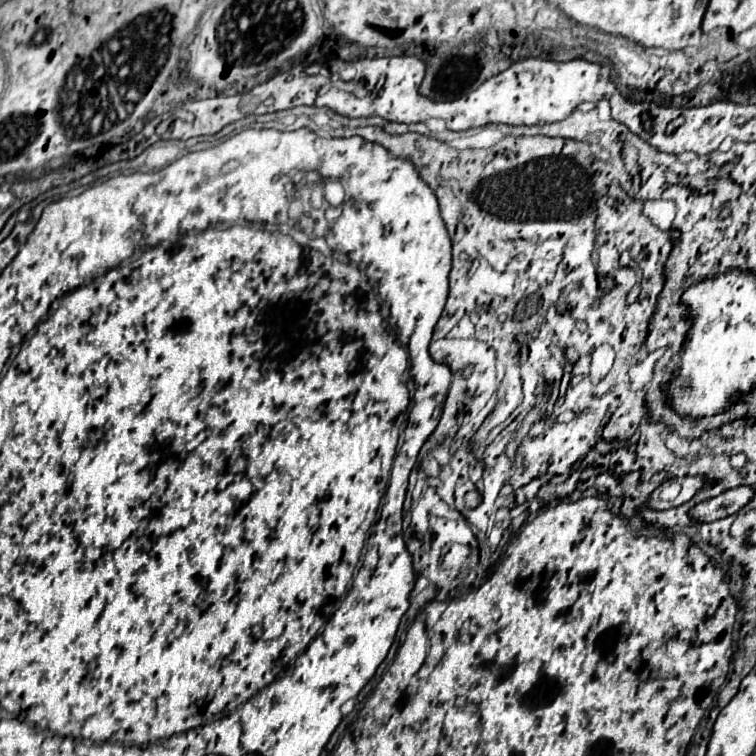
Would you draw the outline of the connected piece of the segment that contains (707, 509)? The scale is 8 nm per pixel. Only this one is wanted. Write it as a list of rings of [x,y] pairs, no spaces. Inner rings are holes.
[[[737,486],[733,490],[719,494],[717,498],[701,502],[691,510],[691,516],[697,522],[713,522],[713,520],[737,514],[741,508],[747,506],[747,502],[751,502],[753,496],[755,496],[753,486]]]

